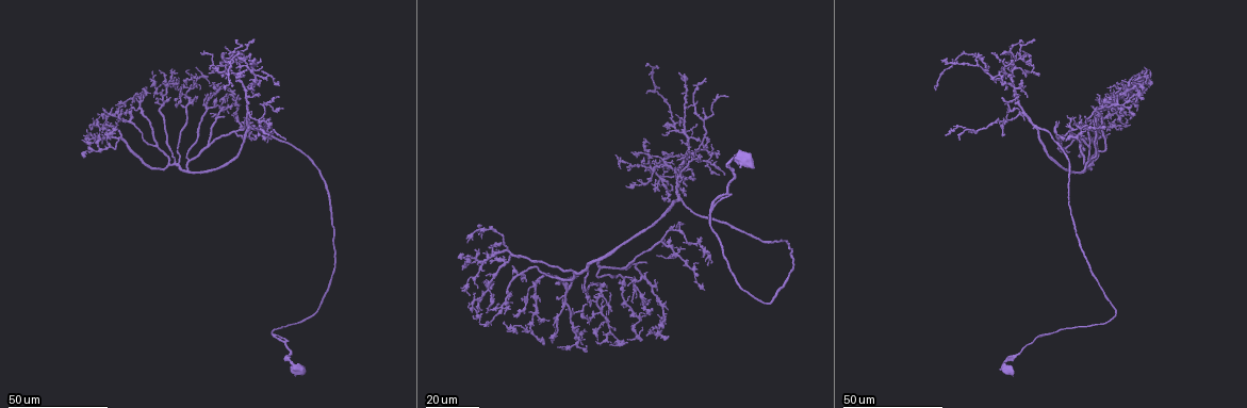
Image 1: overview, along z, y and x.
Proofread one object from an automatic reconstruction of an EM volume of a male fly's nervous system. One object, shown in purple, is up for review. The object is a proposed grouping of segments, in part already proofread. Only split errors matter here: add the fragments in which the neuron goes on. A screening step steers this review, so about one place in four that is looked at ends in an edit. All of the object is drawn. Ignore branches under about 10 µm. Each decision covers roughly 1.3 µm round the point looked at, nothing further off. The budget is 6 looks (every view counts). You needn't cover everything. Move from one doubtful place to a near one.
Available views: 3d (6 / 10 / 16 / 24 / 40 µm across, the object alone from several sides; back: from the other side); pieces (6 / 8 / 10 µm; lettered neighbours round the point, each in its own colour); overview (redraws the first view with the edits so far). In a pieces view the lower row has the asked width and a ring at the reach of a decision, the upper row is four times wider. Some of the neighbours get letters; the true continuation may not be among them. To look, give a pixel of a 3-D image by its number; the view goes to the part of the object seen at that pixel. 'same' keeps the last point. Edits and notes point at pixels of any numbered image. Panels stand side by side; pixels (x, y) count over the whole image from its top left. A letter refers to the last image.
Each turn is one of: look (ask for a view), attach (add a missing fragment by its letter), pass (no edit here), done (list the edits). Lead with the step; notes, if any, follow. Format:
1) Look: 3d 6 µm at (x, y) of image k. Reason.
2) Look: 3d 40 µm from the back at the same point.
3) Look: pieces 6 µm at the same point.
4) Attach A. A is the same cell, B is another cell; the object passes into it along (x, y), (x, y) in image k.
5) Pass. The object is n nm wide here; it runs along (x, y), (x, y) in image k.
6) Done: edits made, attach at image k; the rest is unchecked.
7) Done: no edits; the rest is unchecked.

Look: 3d 40 µm at (1024, 85) of image 1.

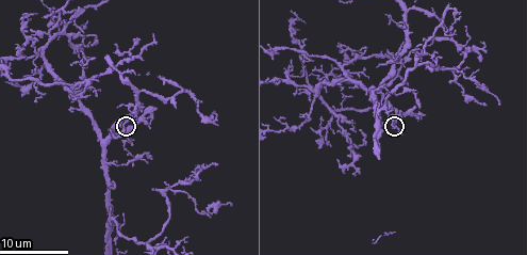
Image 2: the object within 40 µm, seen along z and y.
Look: pieces 6 µm at the same point. What lies round it.

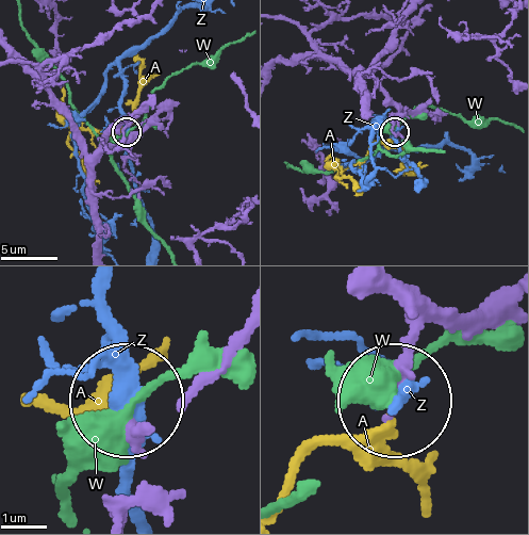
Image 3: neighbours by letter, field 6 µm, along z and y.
Attach A. A is the same cell, W and Z are other cells; it goes on there.

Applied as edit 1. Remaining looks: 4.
Look: overview. See it whole again.

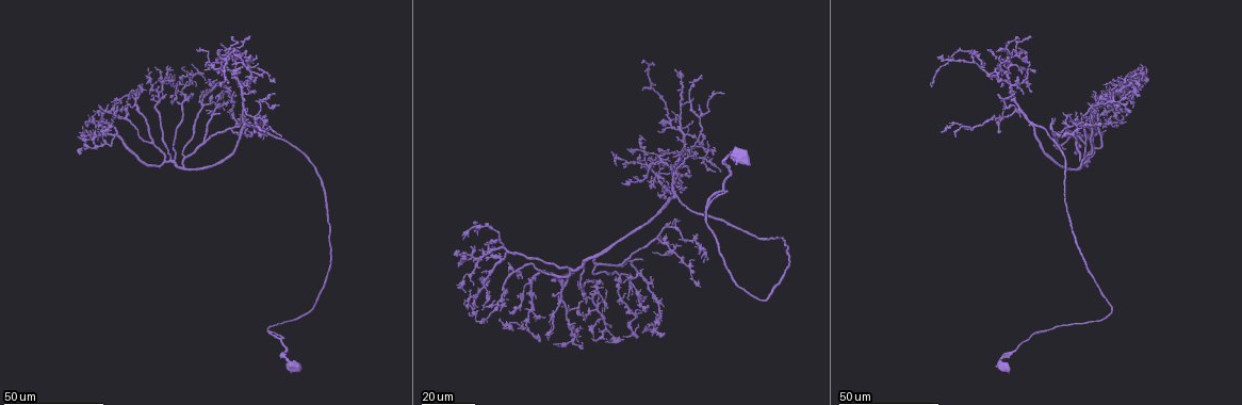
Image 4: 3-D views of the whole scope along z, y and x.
Look: 3d 24 µm at (221, 112) of image 4. An open end.

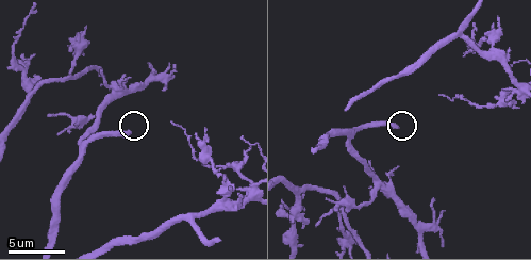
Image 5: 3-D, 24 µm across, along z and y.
Look: pieces 8 µm at (128, 134) of image 5.

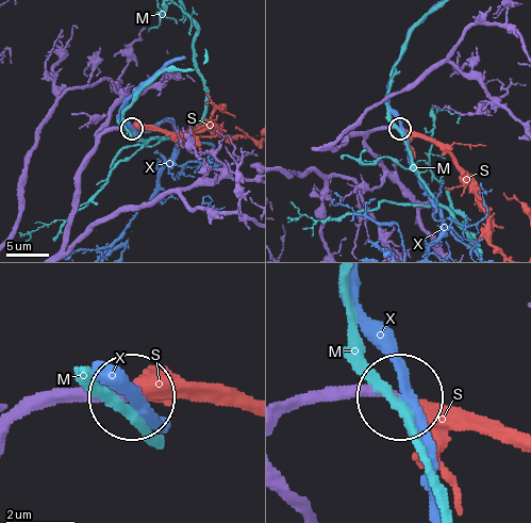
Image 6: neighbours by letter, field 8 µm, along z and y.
Attach S. S is the same cell, M and X are other cells; the object passes into it along (310, 402), (384, 392), (513, 429) in image 6; the neuron continues.

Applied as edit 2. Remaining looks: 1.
Done: edits made, attach at image 3, attach at image 6; the rest is unchecked.

